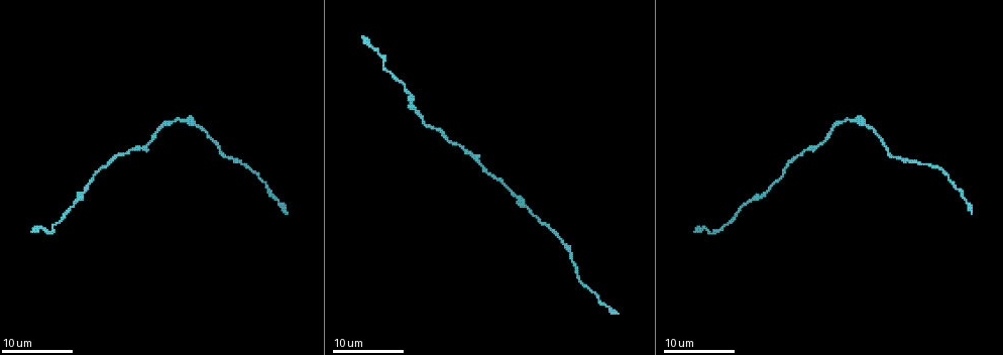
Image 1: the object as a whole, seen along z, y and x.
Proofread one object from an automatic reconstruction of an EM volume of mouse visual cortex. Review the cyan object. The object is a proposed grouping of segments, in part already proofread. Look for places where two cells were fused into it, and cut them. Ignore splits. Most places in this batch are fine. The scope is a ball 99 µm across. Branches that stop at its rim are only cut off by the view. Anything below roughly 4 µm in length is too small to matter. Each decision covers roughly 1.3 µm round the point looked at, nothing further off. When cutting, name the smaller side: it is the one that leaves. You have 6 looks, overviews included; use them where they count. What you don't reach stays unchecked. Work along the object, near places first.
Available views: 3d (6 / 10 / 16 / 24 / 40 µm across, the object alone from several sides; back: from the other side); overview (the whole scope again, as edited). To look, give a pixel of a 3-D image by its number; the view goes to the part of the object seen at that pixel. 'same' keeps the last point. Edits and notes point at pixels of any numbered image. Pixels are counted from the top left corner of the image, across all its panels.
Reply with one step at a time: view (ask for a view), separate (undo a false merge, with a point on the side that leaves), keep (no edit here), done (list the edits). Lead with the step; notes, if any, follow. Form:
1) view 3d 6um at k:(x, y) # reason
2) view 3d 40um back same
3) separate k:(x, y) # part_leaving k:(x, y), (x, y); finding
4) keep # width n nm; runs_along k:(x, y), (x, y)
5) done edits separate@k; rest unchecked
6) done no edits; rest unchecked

view 3d 10um at 1:(915, 160)

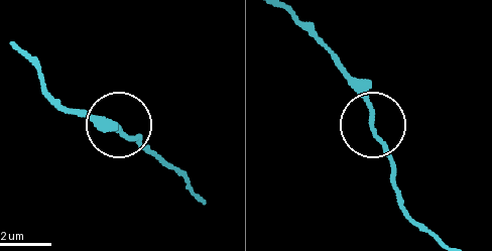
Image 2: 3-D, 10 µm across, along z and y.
keep # width 180 nm; continuous, no second cell

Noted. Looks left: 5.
view 3d 10um at 1:(197, 124) # sudden change in width

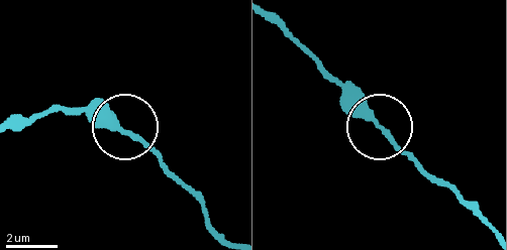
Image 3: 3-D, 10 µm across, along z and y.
keep # width 280 nm; runs_along 3:(273, 21), (427, 174); one cell here

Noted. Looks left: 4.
view 3d 6um at 1:(755, 198) # calibre changes

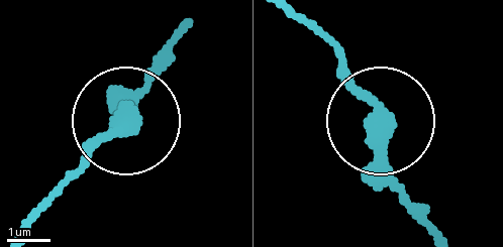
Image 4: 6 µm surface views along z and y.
view 3d 6um back at 4:(376, 111)

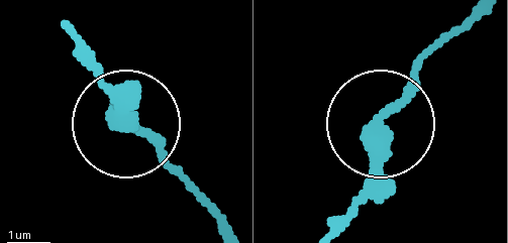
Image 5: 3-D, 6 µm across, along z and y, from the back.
keep # all the same cell

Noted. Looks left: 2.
done no edits; rest unchecked

